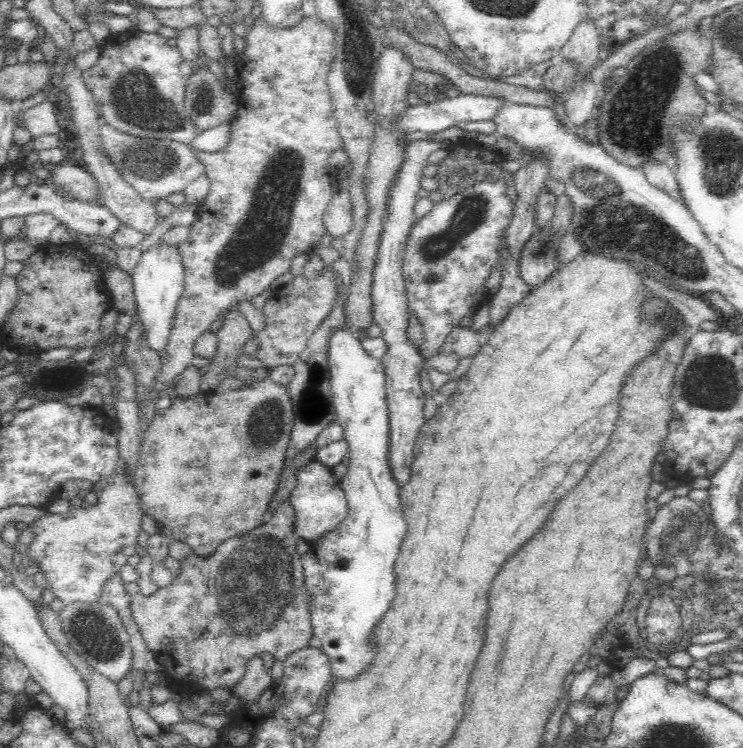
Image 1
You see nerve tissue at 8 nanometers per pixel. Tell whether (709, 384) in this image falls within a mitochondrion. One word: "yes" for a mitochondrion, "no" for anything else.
yes

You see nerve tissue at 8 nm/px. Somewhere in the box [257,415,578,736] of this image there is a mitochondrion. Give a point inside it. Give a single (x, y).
(340, 560)

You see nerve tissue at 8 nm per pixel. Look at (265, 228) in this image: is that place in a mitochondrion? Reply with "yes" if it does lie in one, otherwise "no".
yes

